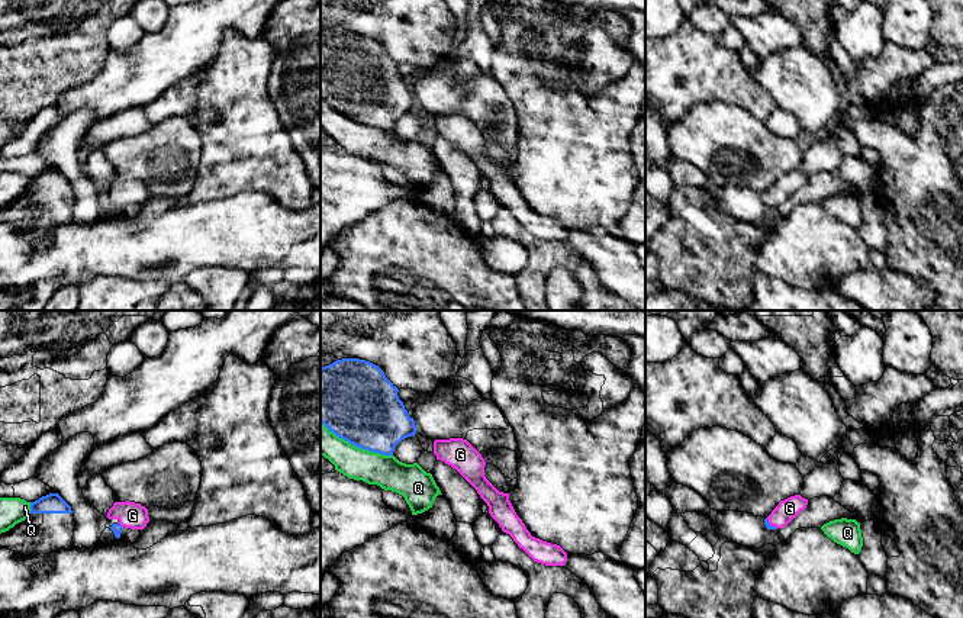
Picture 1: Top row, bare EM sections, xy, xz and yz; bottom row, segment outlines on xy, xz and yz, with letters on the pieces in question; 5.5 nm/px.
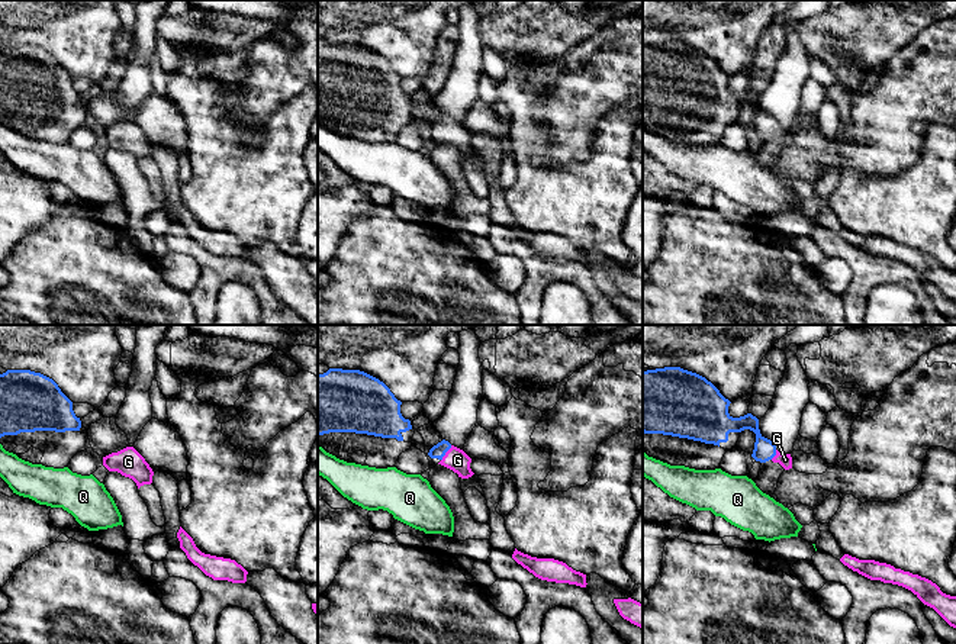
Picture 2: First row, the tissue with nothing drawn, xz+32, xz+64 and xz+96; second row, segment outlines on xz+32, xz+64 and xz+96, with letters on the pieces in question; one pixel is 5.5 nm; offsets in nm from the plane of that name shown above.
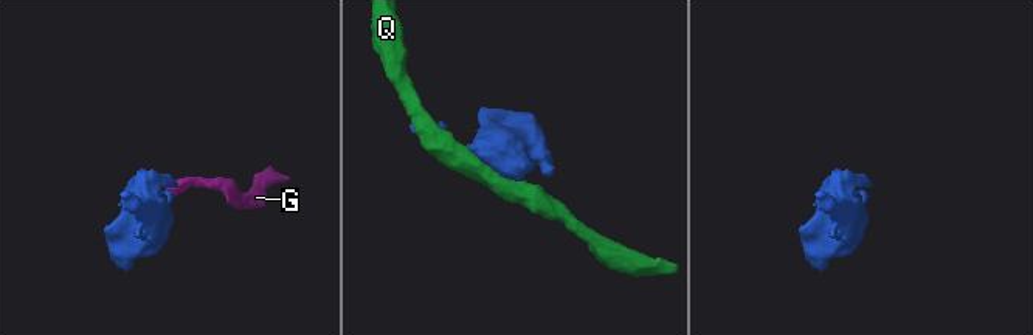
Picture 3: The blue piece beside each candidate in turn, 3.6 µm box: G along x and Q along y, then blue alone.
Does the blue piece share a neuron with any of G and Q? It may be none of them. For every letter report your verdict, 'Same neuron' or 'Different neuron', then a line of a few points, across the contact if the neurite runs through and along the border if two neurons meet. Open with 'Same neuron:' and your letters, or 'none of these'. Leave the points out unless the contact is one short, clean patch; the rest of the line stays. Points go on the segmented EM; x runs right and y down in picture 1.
Same neuron: G
G: Same neuron. Line: yz (766, 522), (769, 524), (789, 508)
Q: Different neuron

